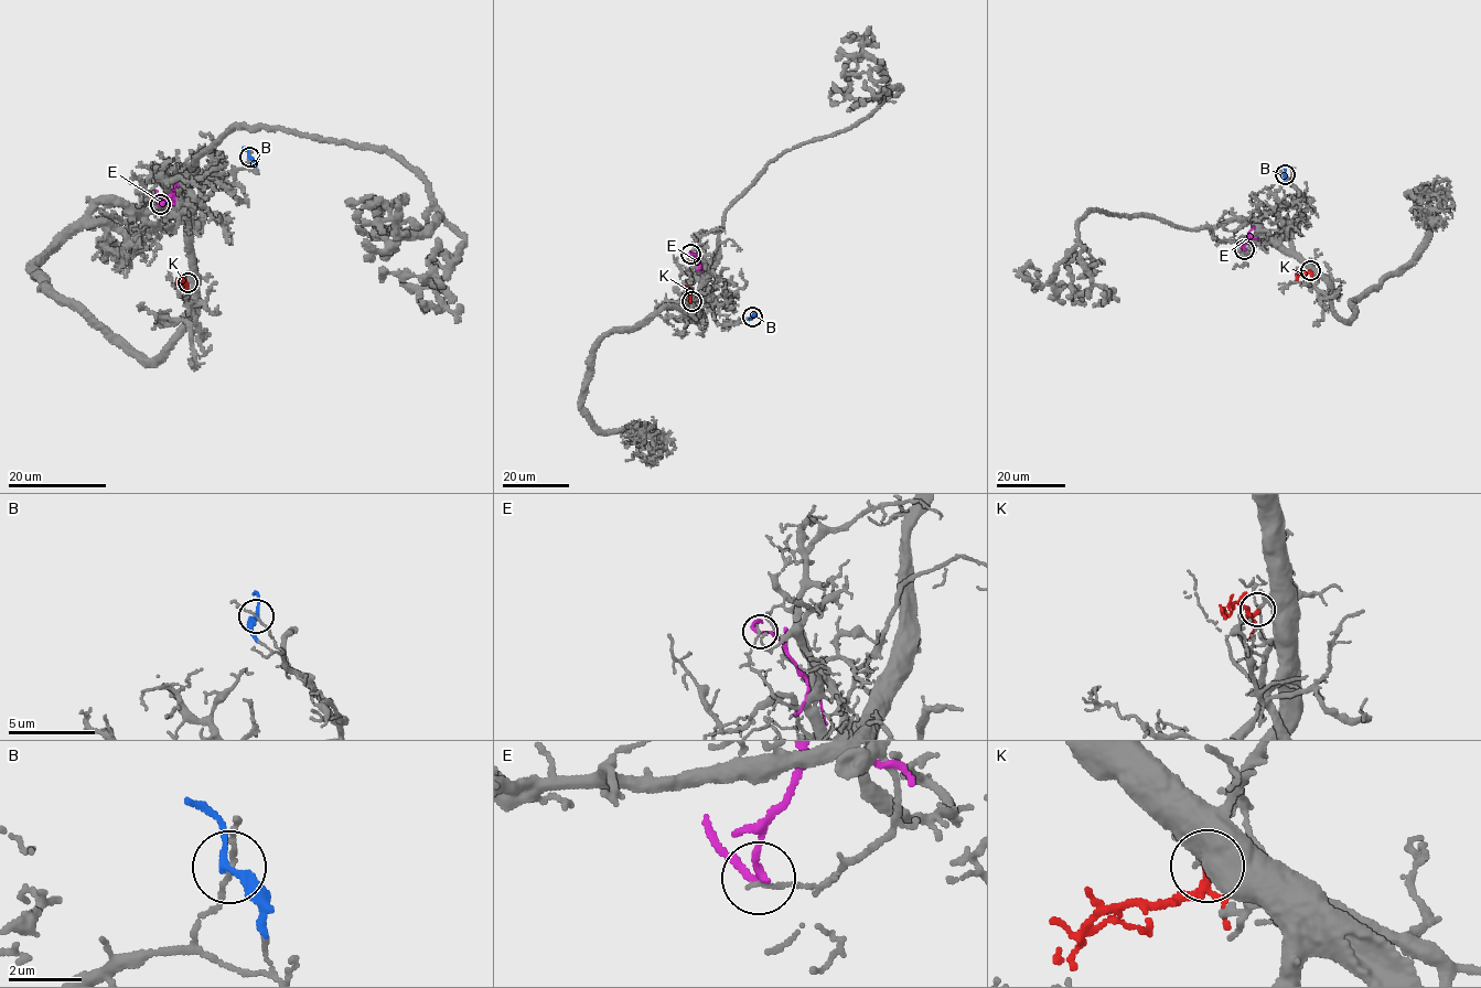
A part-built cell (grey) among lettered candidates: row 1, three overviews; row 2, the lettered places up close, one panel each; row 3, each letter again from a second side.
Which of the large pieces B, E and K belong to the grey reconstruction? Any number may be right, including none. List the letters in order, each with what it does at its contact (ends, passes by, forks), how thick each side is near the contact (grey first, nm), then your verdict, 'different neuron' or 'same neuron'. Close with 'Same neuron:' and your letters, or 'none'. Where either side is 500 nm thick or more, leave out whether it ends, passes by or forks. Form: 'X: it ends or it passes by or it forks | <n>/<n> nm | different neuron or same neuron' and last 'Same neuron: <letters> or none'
B: it passes by | 110/200 nm | different neuron
E: it passes by | 120/180 nm | different neuron
K: it passes by | 320/180 nm | same neuron
Same neuron: K

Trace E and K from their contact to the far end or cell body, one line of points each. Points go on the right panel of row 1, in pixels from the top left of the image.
E: (1244, 249), (1248, 233), (1254, 226)
K: (1310, 270), (1296, 279)

